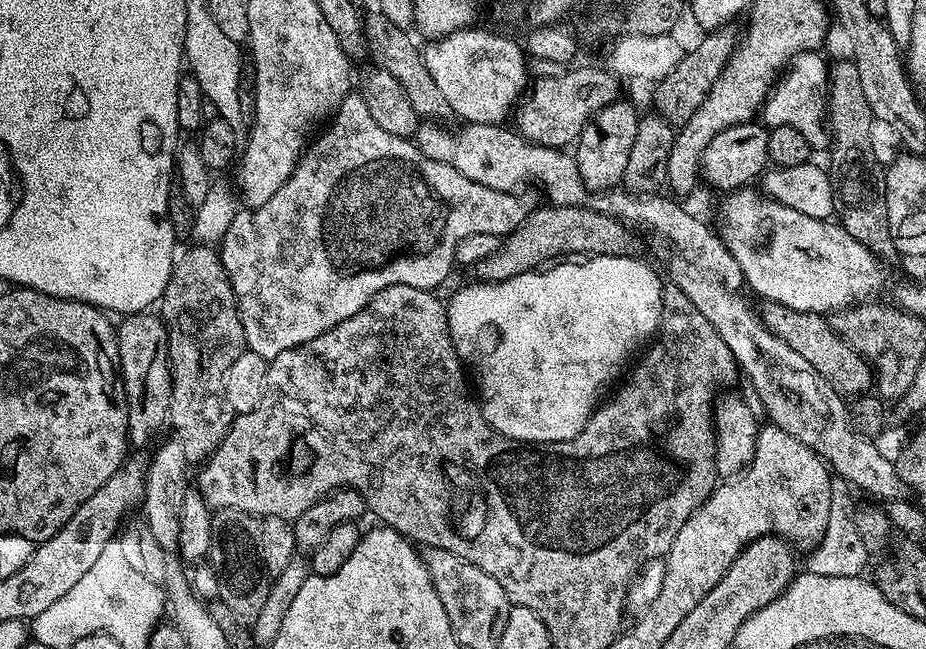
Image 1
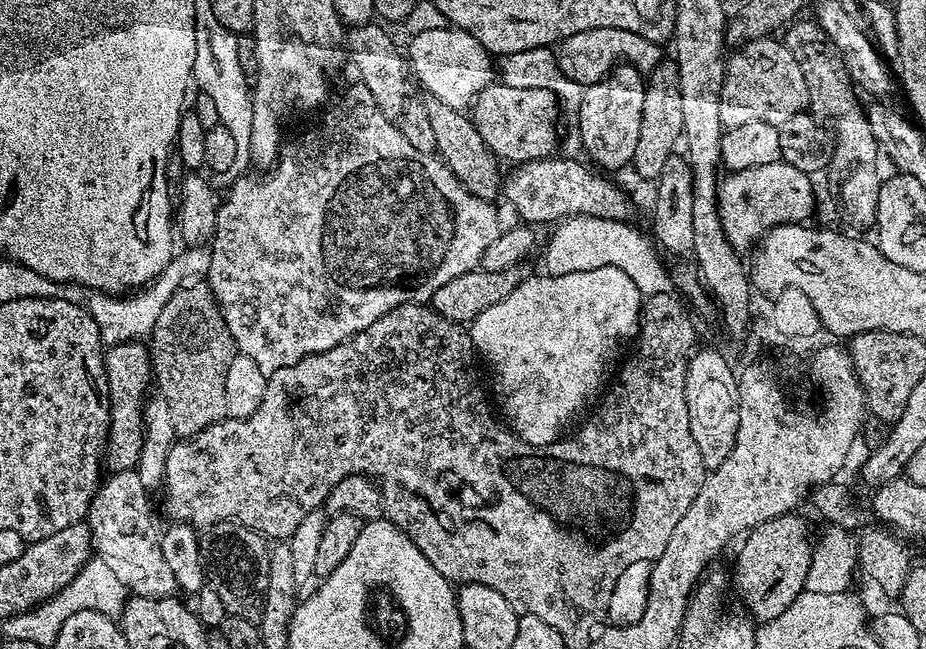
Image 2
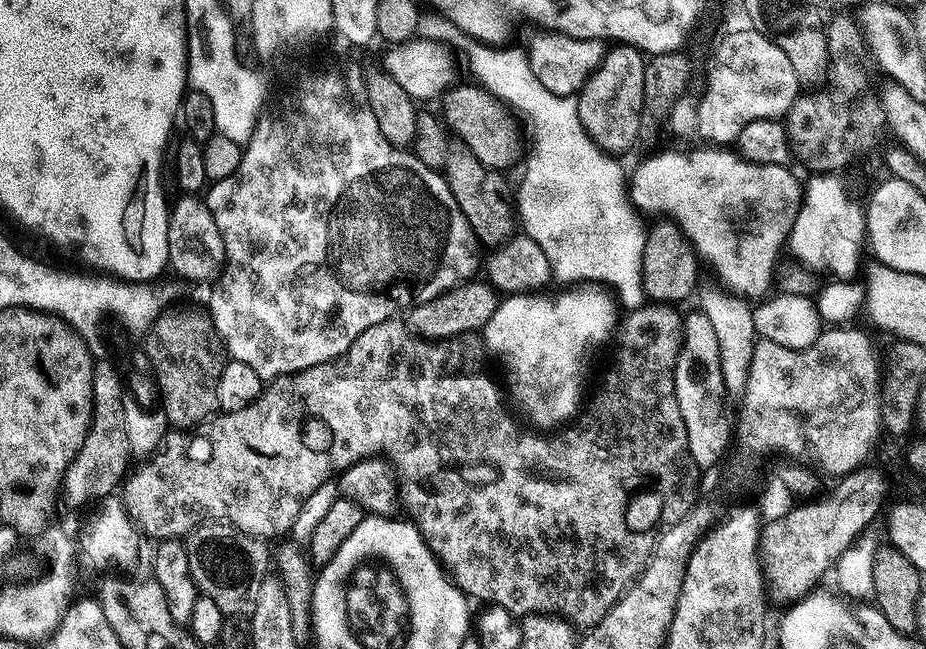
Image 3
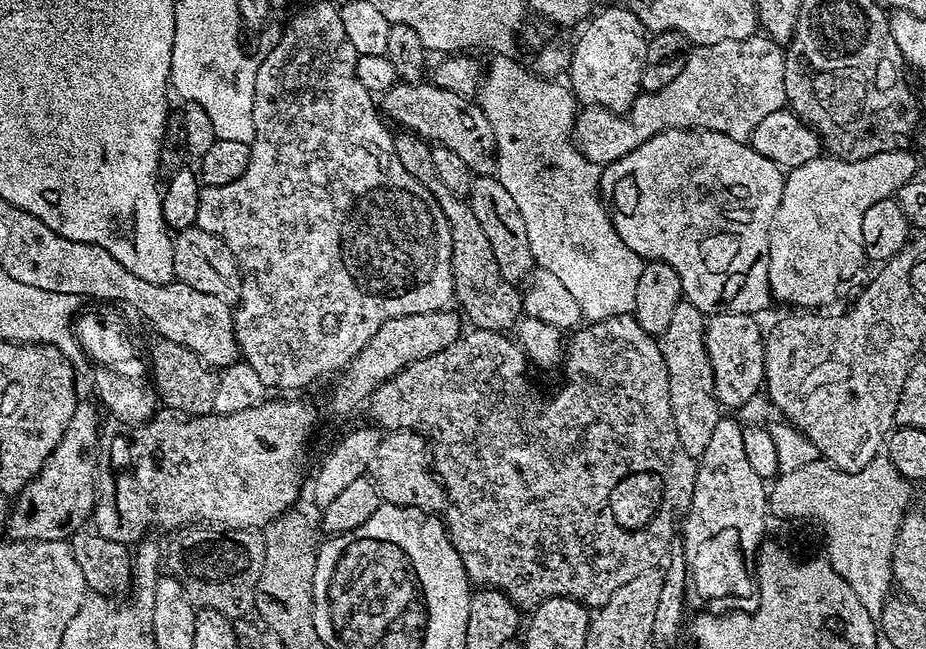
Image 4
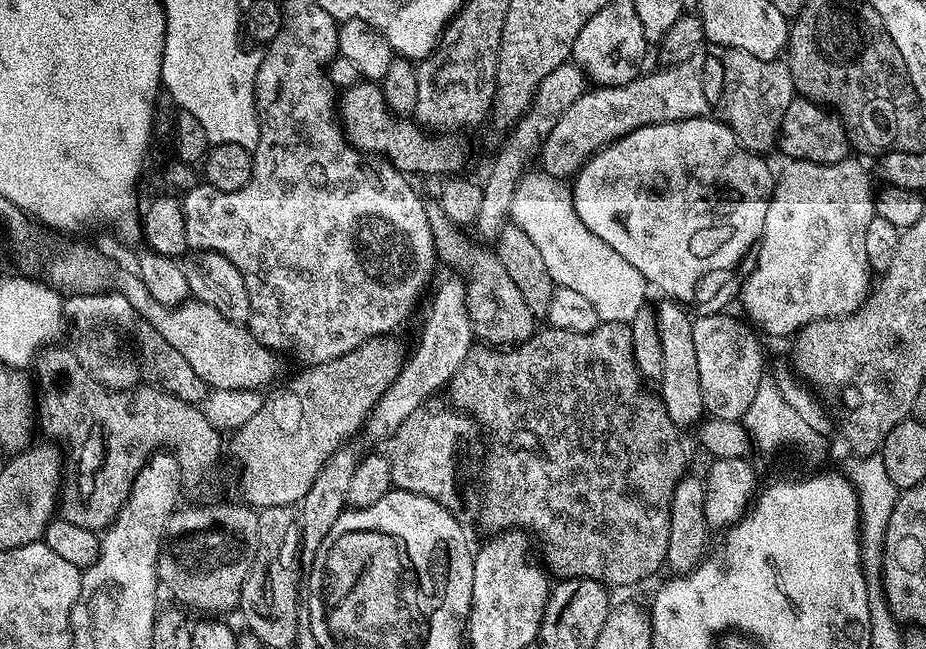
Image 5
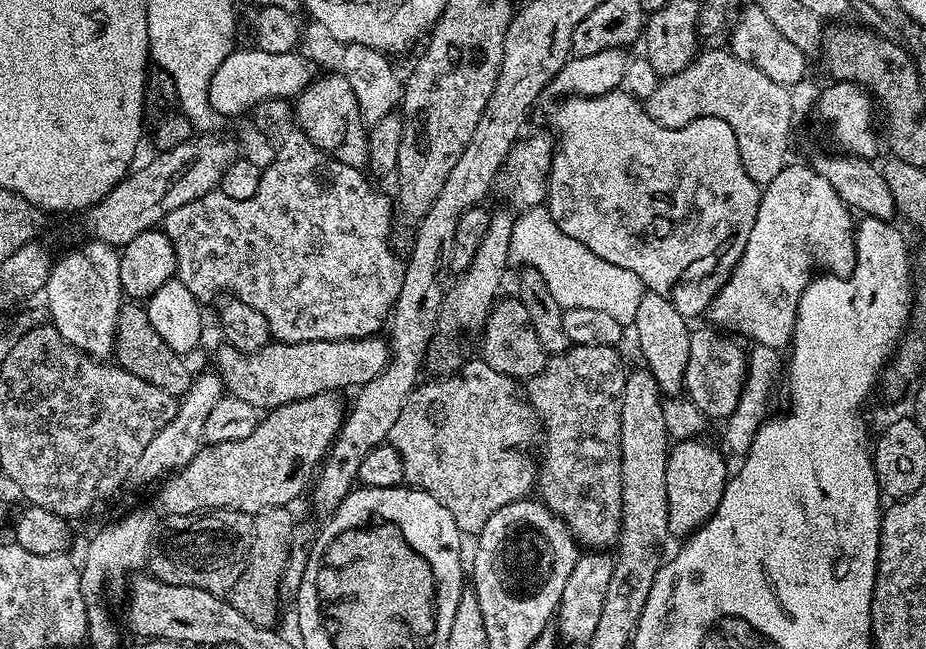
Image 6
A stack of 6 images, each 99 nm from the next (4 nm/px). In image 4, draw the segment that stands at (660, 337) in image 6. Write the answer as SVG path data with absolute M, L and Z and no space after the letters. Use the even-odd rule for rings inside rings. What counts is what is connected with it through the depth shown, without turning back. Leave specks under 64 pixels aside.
M681 299L670 314L670 326L662 334L664 361L670 378L670 404L674 410L674 422L684 449L694 458L699 458L710 446L714 426L718 426L722 405L717 400L715 374L705 340L705 313L686 299Z

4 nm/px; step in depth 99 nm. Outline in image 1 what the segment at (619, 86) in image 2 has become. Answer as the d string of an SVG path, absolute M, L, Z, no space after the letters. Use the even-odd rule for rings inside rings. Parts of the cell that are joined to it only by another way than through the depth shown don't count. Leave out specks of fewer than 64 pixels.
M617 98L607 104L598 115L593 116L582 130L575 145L574 159L578 174L588 187L589 193L599 194L619 189L626 174L626 161L630 158L630 146L634 146L634 134L638 130L638 112L635 112L624 98Z

